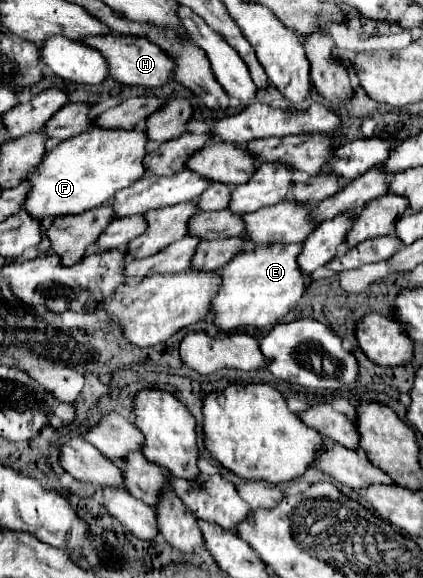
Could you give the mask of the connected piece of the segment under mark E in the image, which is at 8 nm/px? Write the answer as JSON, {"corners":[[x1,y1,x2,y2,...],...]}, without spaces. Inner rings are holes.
{"corners":[[300,243,290,245,270,245,254,249,252,253,238,253,220,269,220,287,210,301,210,317,222,333,232,333,242,325,266,327,276,325,282,317,300,301,310,277,300,273,296,257,300,253]]}

